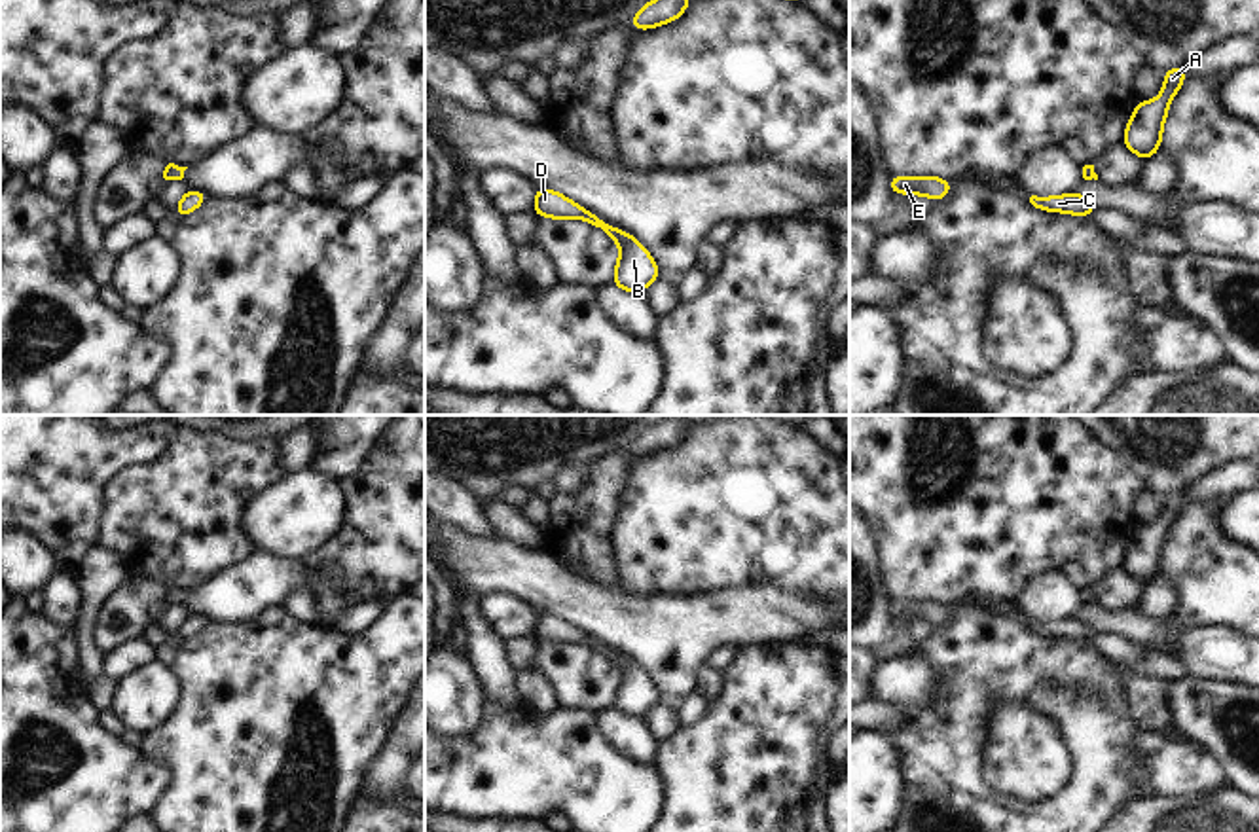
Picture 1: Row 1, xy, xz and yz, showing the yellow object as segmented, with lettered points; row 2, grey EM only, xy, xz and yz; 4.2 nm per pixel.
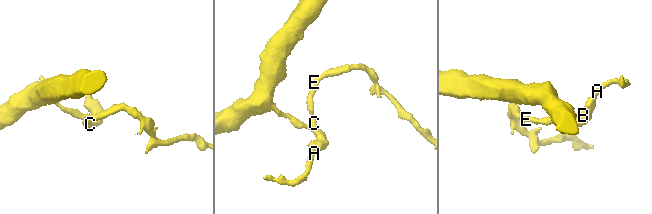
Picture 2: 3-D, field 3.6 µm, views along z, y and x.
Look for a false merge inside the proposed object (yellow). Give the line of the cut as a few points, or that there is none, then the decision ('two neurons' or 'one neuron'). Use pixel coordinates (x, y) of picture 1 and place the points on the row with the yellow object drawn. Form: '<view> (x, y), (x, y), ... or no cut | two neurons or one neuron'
no cut | one neuron

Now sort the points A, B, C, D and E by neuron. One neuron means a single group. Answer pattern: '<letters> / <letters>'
A B C D E

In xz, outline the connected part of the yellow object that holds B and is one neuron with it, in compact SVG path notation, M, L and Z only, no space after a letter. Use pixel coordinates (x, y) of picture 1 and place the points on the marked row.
M535 188L535 207L531 212L552 220L576 218L588 222L590 226L603 229L614 243L618 243L620 258L614 265L611 284L633 294L643 294L645 288L660 277L658 263L633 235L607 224L597 214L567 199L559 191Z

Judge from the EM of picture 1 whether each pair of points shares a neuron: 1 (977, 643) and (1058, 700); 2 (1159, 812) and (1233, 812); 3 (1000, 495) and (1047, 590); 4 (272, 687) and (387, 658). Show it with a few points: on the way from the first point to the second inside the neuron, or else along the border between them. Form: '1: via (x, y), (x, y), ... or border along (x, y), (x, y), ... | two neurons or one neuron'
1: via (998, 654), (1024, 666), (1038, 679) | one neuron
2: via (1178, 812), (1214, 812) | one neuron
3: border along (1081, 590), (1064, 575), (1045, 571), (1015, 599) | two neurons
4: via (300, 687), (353, 687), (359, 683) | one neuron

